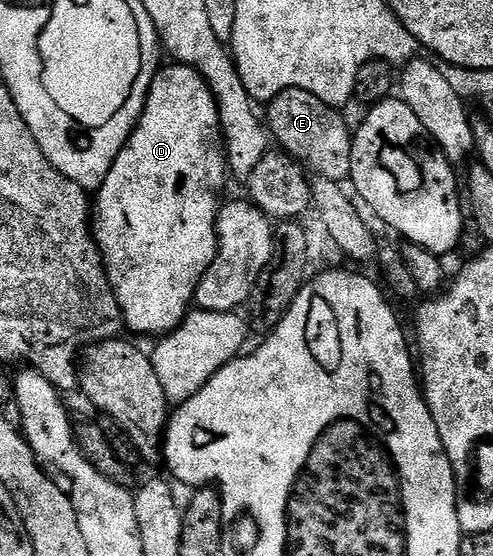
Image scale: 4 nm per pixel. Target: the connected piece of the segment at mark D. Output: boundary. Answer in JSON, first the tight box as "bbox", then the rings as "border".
{"bbox":[94,61,226,337],"border":[[[175,61],[161,66],[148,90],[148,96],[144,102],[144,111],[140,120],[136,122],[136,128],[126,141],[126,145],[118,153],[110,173],[105,177],[104,183],[94,195],[94,234],[96,244],[100,247],[100,255],[104,259],[104,268],[108,270],[108,280],[118,297],[118,305],[124,314],[124,326],[130,332],[137,331],[140,335],[156,335],[163,337],[169,331],[173,331],[184,320],[193,306],[196,298],[196,290],[210,265],[216,256],[216,216],[222,206],[220,190],[224,187],[224,175],[226,179],[226,156],[224,153],[224,141],[220,134],[220,114],[216,108],[216,98],[212,95],[210,85],[201,77],[195,69],[187,67]]]}

